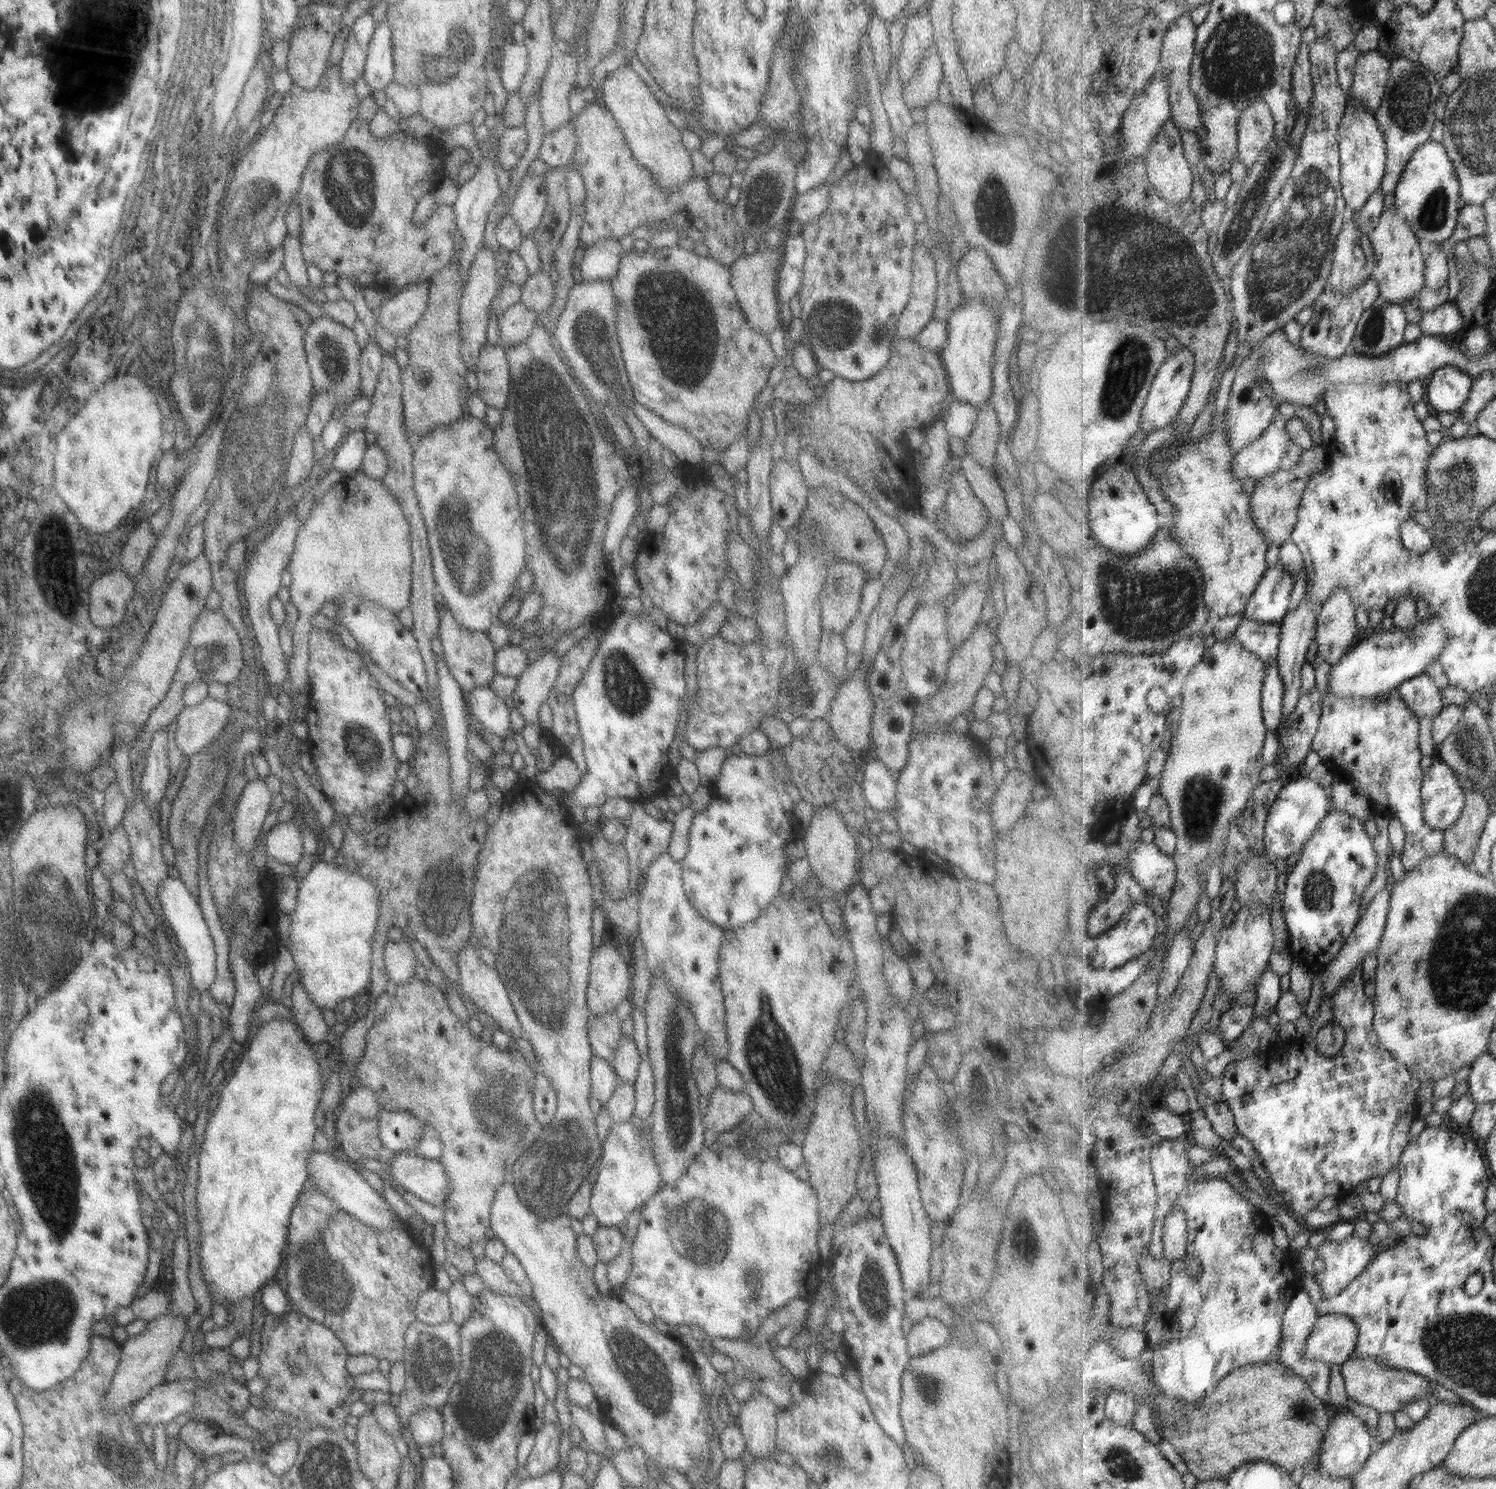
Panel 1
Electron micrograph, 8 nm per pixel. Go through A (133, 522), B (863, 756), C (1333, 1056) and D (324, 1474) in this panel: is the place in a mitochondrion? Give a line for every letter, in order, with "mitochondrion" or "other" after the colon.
A: other
B: other
C: other
D: mitochondrion

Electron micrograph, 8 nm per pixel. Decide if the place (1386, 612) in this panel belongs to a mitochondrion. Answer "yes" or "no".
no

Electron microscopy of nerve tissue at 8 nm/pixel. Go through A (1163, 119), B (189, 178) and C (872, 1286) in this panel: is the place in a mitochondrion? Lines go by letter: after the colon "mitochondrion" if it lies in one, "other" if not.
A: other
B: other
C: mitochondrion

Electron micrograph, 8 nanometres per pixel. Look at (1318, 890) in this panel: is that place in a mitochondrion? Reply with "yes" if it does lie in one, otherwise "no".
yes

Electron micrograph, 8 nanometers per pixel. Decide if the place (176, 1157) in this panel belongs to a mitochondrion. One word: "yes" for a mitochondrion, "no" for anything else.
no

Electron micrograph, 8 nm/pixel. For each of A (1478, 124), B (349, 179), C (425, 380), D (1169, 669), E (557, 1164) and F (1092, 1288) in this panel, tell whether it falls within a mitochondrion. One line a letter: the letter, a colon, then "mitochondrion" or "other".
A: mitochondrion
B: mitochondrion
C: other
D: mitochondrion
E: mitochondrion
F: other

